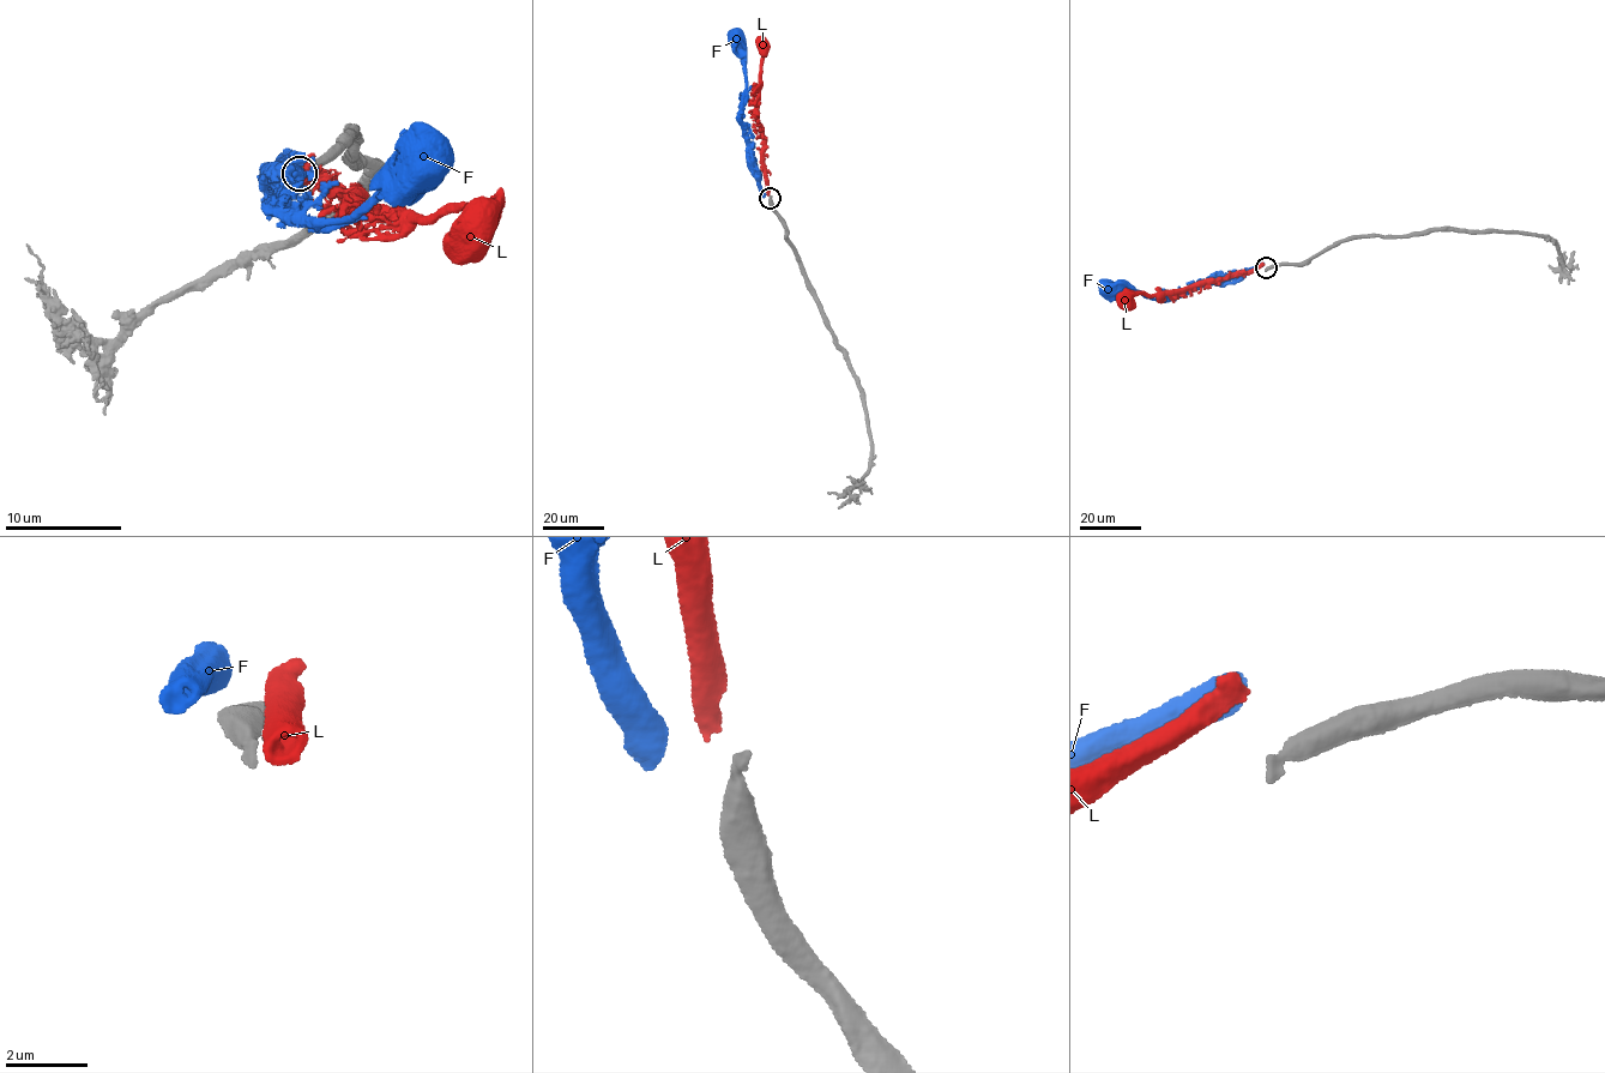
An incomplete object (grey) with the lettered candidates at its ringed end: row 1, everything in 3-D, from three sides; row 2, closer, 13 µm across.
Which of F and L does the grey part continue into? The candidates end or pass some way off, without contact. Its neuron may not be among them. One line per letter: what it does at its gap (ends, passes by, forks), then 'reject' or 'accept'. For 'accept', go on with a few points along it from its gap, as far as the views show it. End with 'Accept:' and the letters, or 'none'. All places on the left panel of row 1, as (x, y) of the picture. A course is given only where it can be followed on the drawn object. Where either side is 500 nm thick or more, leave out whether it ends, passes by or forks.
F: reject
L: accept; course (305, 158), (325, 186), (364, 188), (356, 205), (464, 206), (481, 214), (463, 217), (469, 228)
Accept: L

